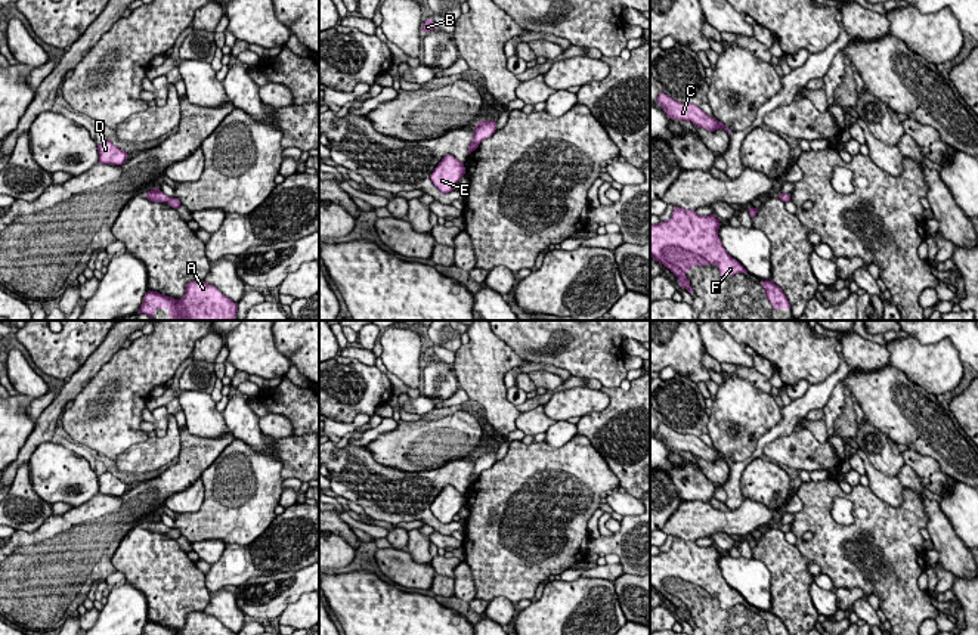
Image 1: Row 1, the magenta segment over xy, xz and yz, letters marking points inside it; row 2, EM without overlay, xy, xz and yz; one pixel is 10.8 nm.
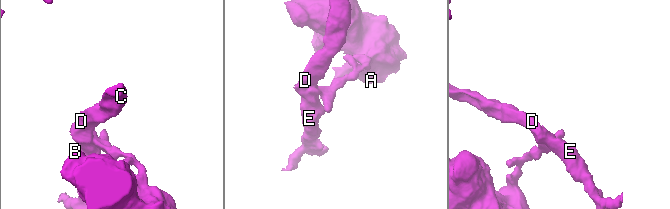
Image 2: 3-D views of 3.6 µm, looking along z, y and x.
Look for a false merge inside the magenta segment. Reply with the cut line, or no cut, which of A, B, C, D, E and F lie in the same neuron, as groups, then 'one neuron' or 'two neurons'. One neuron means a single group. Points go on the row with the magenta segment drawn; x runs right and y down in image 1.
cut xy (164, 194), (163, 201); groups A B F / C D E; two neurons

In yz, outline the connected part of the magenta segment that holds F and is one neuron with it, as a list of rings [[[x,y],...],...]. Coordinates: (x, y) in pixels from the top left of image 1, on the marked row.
[[[674,207],[668,222],[650,224],[650,255],[669,269],[690,294],[693,288],[685,273],[693,266],[715,264],[719,276],[748,273],[722,247],[719,226],[715,214],[699,216],[694,210]]]

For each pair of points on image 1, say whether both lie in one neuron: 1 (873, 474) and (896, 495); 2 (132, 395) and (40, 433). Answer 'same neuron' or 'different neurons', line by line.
1: same neuron
2: different neurons

